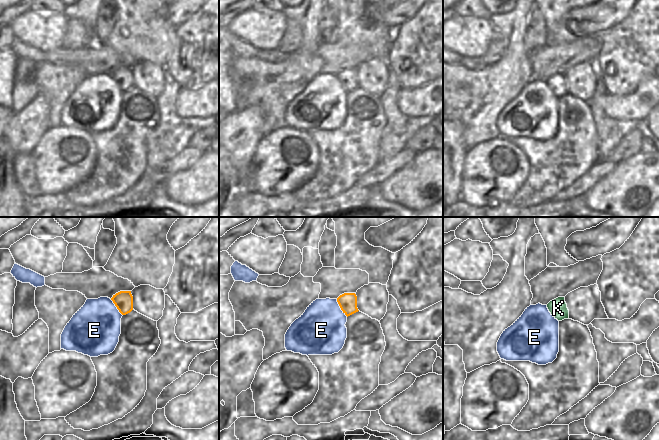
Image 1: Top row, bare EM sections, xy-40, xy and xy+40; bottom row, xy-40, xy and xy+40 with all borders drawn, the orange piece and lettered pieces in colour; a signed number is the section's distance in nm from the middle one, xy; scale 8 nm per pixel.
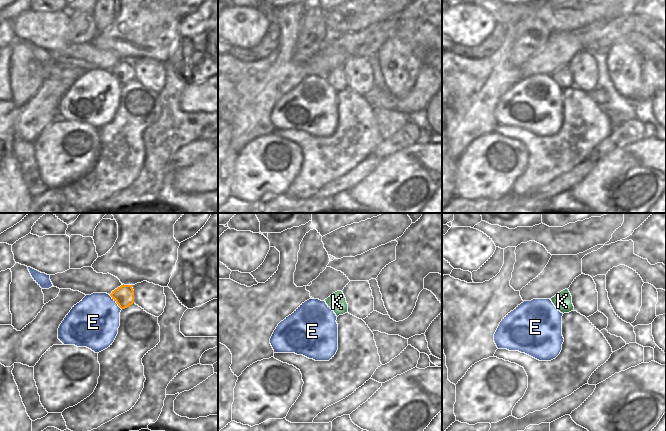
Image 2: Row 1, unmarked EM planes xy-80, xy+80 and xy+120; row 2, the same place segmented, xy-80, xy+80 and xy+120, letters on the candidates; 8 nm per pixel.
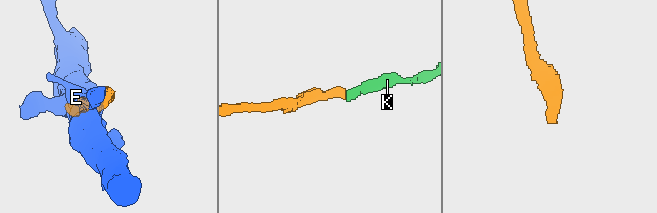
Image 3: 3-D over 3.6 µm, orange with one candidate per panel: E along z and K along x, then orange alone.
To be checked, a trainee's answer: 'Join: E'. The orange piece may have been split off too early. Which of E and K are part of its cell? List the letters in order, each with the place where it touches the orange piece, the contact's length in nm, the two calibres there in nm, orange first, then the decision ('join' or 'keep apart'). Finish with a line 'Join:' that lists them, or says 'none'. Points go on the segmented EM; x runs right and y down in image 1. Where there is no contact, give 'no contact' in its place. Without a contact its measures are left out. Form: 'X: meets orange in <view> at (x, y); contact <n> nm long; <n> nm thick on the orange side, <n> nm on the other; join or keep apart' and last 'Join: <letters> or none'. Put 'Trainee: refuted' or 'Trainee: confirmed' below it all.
E: meets orange in xy at (340, 307); contact 170 nm long; 140 nm thick on the orange side, 400 nm on the other; keep apart
K: no contact; join
Join: K
Trainee: refuted

